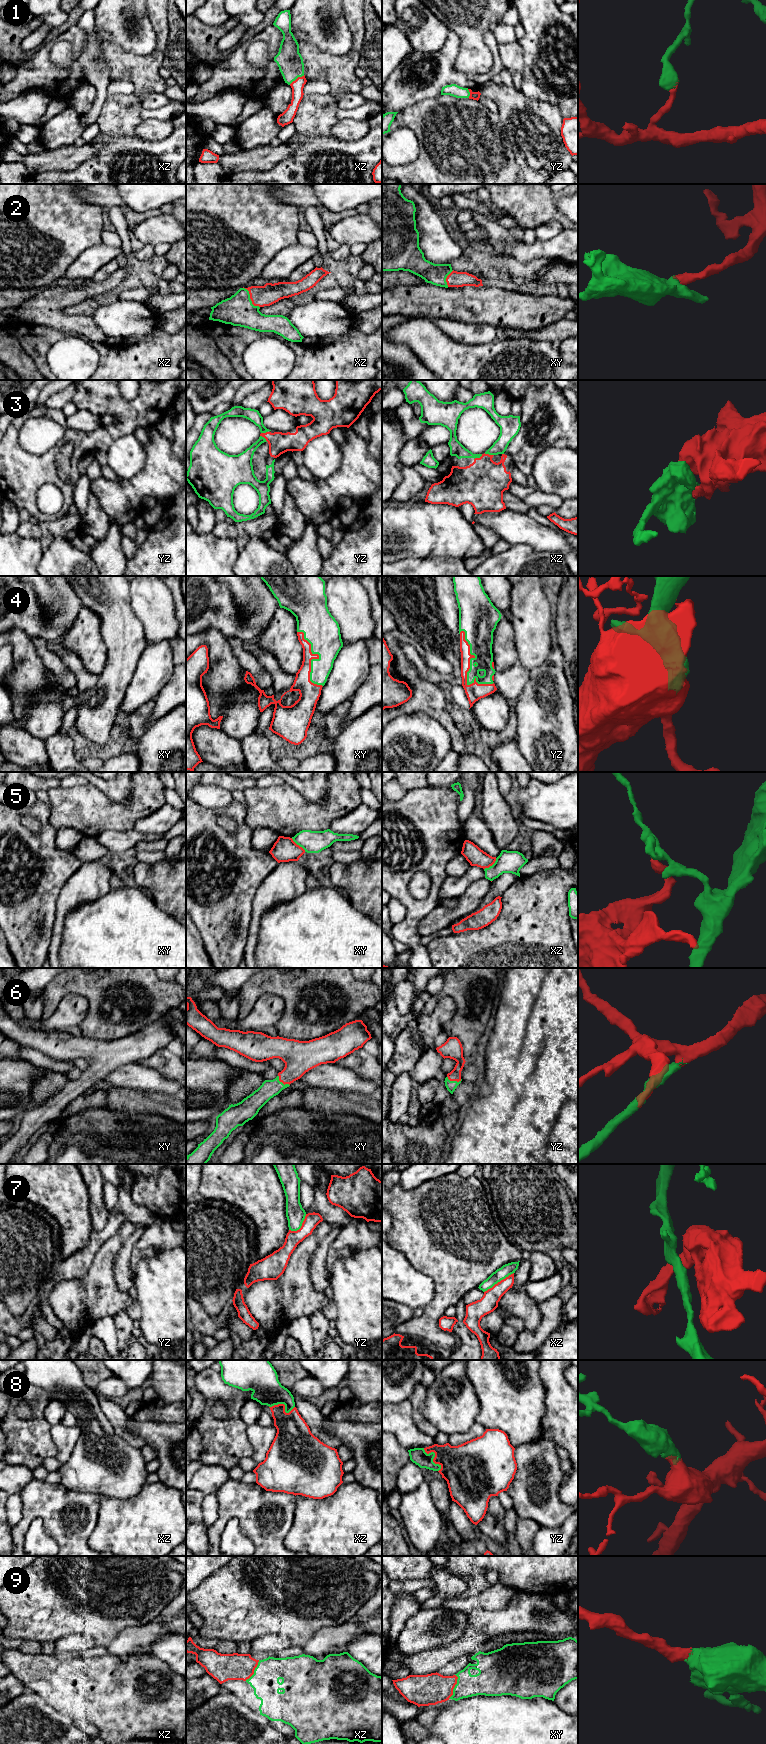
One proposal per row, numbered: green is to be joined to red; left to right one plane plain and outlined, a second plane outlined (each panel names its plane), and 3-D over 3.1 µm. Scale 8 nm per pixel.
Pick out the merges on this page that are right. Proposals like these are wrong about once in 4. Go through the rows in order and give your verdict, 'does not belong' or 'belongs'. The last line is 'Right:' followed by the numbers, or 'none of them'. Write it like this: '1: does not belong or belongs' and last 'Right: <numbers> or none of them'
1: belongs
2: belongs
3: belongs
4: belongs
5: does not belong
6: belongs
7: does not belong
8: belongs
9: belongs
Right: 1, 2, 3, 4, 6, 8, 9

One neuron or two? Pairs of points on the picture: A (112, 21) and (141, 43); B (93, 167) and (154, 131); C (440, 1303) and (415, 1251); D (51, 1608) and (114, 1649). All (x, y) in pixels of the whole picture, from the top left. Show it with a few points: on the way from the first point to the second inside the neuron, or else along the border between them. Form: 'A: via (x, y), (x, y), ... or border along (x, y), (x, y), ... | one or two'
A: via (120, 29), (129, 42), (133, 42) | one
B: border along (137, 135), (147, 140), (161, 140), (165, 138) | two
C: via (440, 1290), (439, 1275), (428, 1264) | one
D: border along (124, 1629), (105, 1646) | two

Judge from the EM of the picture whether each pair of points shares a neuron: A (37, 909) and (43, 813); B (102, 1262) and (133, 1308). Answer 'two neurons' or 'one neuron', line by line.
A: one neuron
B: two neurons

